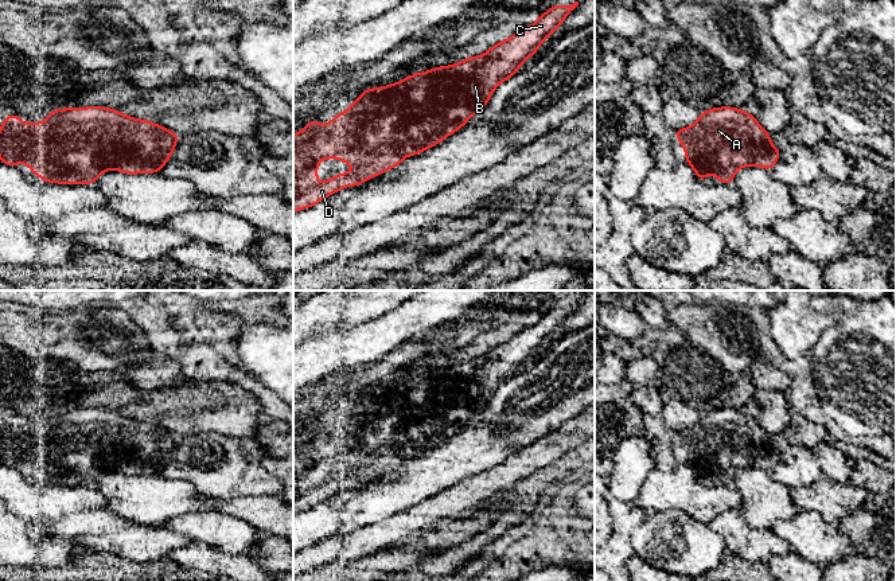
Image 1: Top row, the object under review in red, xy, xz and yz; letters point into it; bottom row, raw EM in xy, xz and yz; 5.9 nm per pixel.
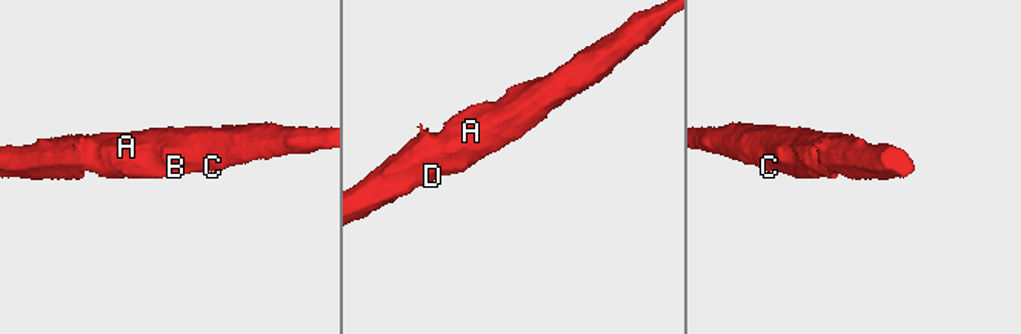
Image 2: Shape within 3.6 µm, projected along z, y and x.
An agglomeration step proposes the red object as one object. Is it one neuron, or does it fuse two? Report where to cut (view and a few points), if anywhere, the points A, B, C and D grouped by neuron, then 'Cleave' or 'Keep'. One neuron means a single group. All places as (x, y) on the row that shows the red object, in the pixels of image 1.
No split. Groups: A B C D. Keep

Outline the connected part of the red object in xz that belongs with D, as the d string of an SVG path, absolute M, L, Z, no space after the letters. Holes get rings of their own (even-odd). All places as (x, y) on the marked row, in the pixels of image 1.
M578 1L569 5L554 4L534 24L494 44L482 55L414 73L383 87L366 89L351 102L348 110L336 114L327 125L320 125L316 118L311 120L293 134L293 212L312 207L344 187L359 186L400 165L404 157L422 153L457 132L487 105L492 91L503 81L517 74L521 65L538 51L541 43L577 5ZM324 159L339 159L355 169L319 184L318 164Z

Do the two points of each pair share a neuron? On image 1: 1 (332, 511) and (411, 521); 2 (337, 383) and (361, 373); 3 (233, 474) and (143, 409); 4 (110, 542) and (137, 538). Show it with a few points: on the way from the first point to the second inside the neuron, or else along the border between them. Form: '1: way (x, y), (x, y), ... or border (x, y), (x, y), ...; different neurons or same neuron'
1: border (415, 506), (409, 506), (355, 530); different neurons
2: border (353, 370), (353, 382), (346, 390); different neurons
3: border (213, 432), (187, 433), (179, 437); different neurons
4: way (117, 538), (131, 538); same neuron

